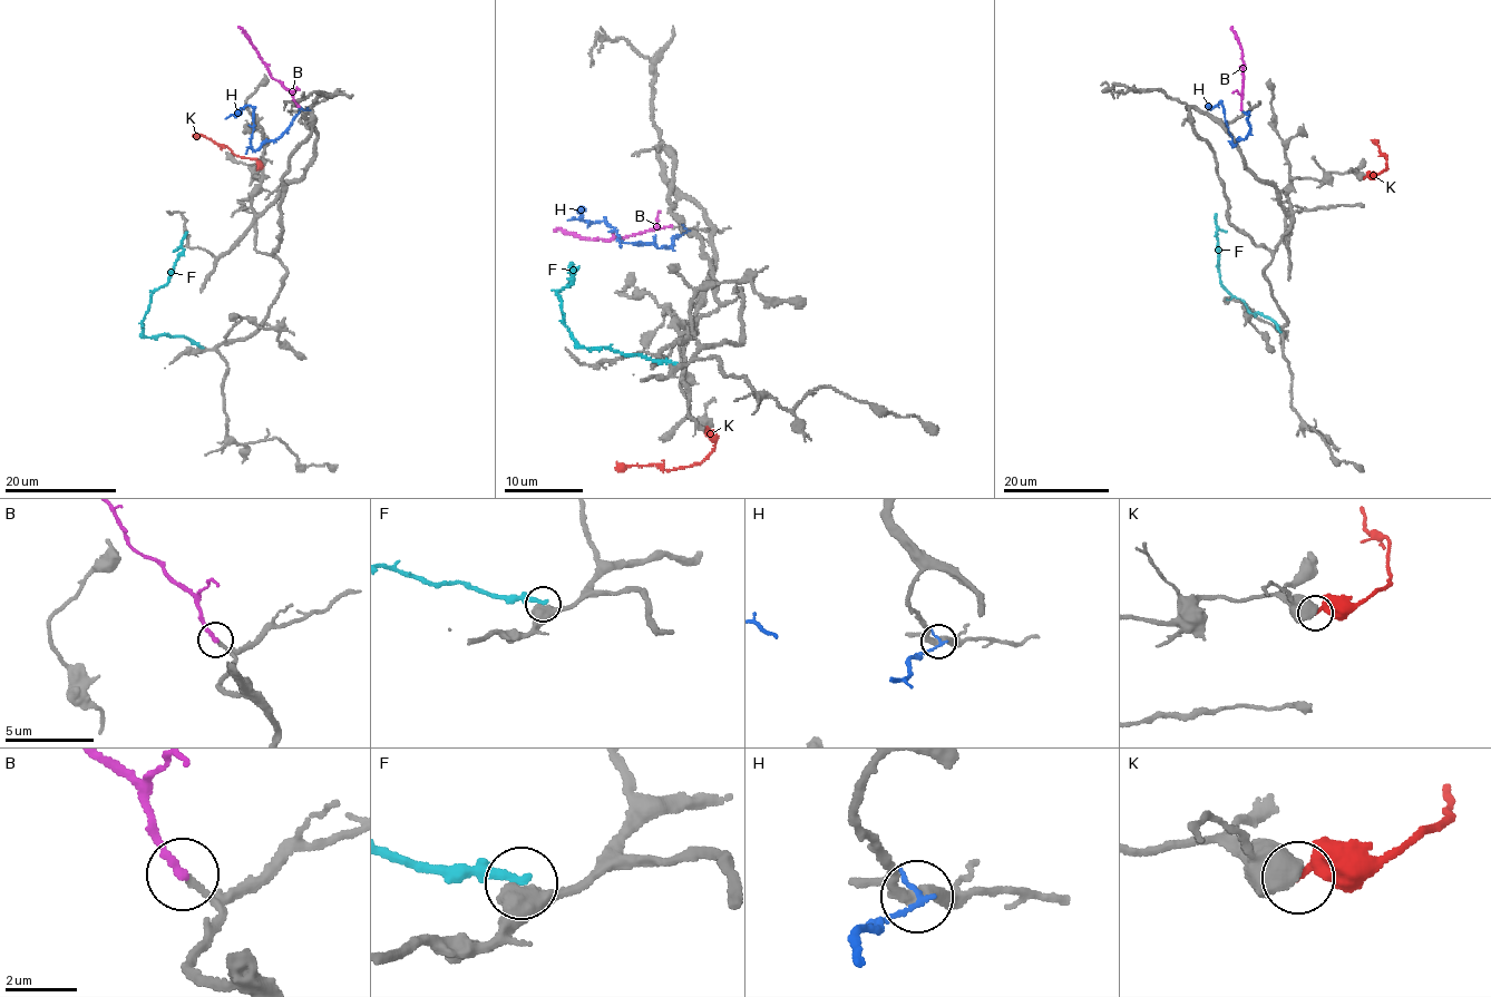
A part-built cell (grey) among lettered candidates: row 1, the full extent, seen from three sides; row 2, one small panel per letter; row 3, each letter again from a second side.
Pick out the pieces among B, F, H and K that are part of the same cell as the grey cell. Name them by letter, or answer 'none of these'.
B

